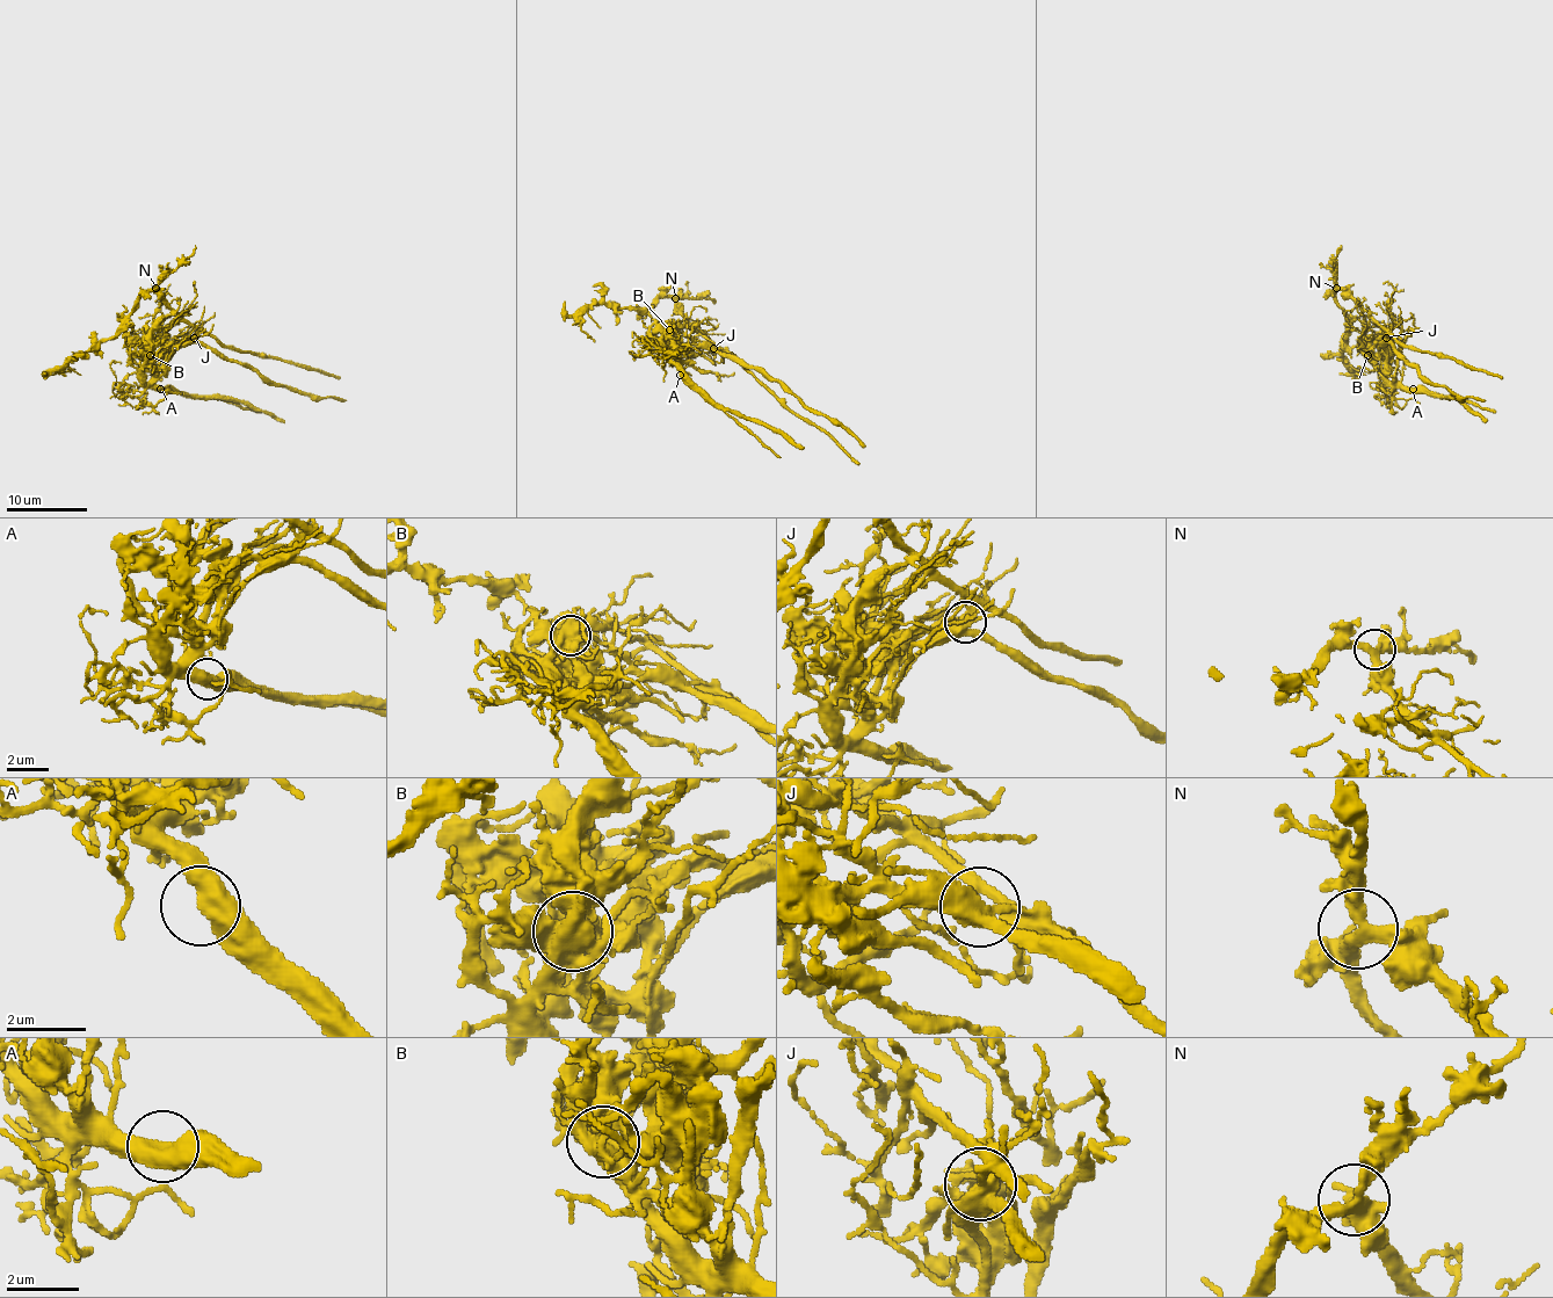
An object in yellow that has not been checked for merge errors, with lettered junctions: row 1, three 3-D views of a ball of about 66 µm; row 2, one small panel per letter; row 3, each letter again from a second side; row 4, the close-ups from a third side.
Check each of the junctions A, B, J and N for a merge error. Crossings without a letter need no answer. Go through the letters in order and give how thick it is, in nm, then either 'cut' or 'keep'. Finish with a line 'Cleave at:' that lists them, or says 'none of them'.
A: 550 nm | keep
B: 550 nm | cut
J: 440 nm | cut
N: 320 nm | keep
Cleave at: B, J

